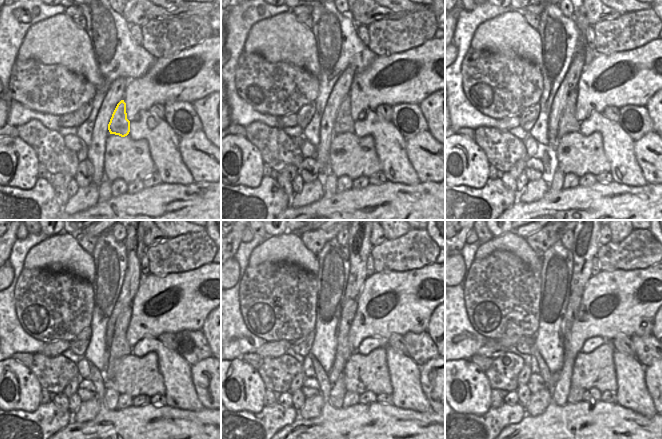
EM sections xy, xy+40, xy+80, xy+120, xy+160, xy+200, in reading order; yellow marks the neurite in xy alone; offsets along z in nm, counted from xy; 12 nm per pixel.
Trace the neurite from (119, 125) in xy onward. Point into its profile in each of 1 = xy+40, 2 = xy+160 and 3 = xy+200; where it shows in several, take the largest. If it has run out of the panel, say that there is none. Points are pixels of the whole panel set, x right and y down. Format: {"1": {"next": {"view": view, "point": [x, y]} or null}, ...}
{"1": {"next": {"view": "xy+40", "point": [343, 123]}}, "2": {"next": {"view": "xy+160", "point": [344, 350]}}, "3": {"next": {"view": "xy+200", "point": [574, 300]}}}

